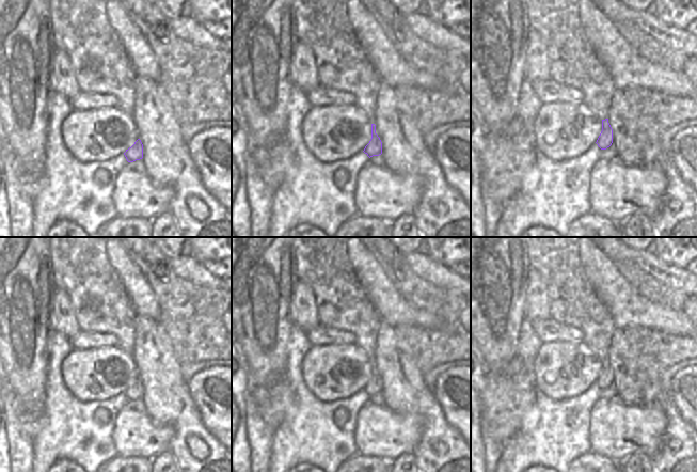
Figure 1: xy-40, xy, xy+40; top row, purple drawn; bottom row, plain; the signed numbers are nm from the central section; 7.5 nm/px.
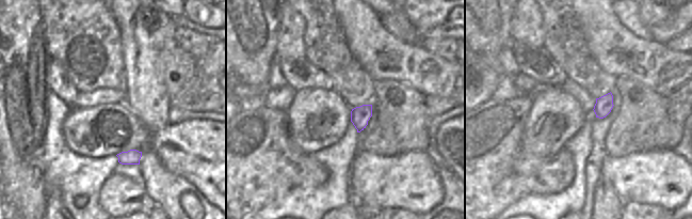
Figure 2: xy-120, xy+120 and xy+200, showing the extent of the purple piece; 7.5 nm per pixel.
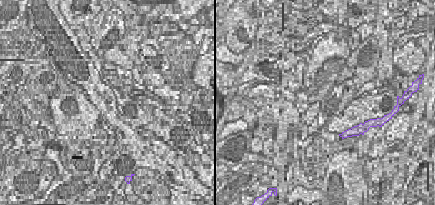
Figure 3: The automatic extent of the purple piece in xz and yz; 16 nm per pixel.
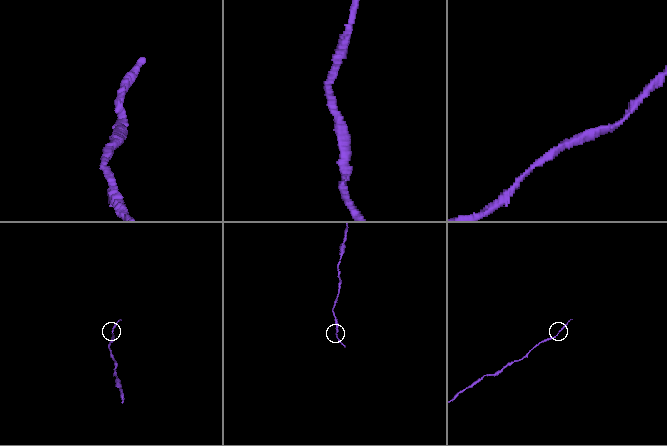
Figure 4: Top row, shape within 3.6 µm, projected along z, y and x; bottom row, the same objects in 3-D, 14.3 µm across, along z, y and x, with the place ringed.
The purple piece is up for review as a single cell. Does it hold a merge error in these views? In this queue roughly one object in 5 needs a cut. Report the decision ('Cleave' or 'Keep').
Keep.

